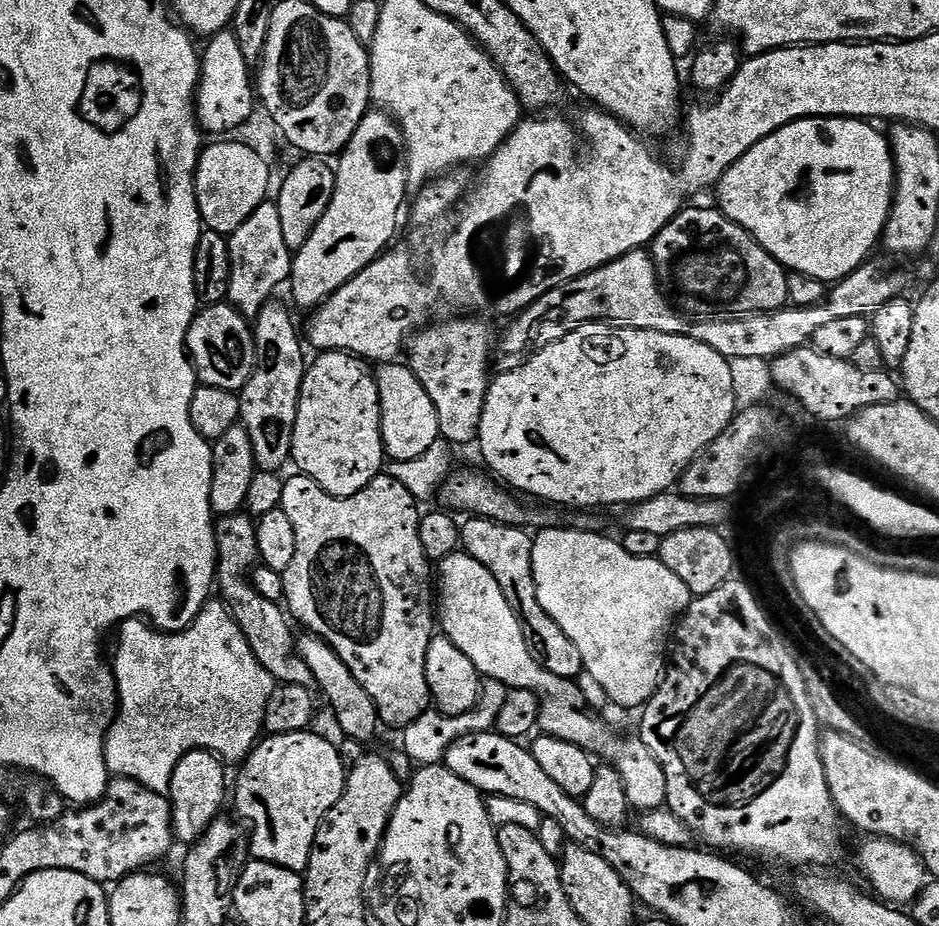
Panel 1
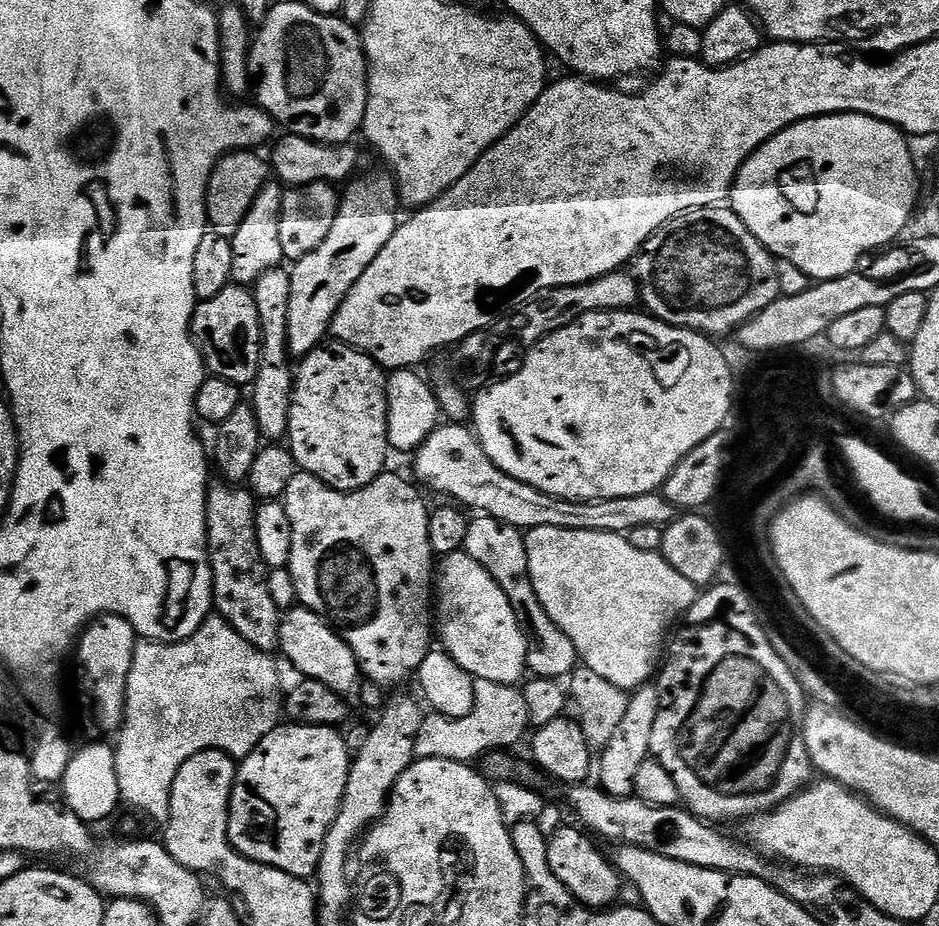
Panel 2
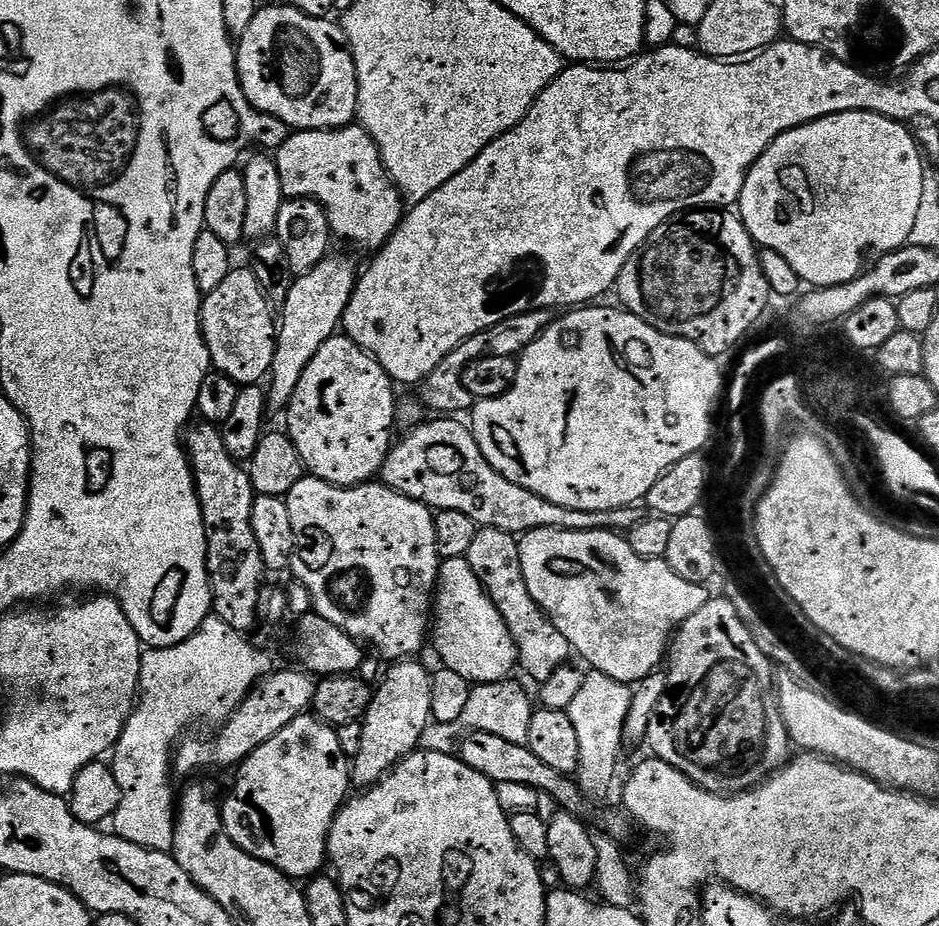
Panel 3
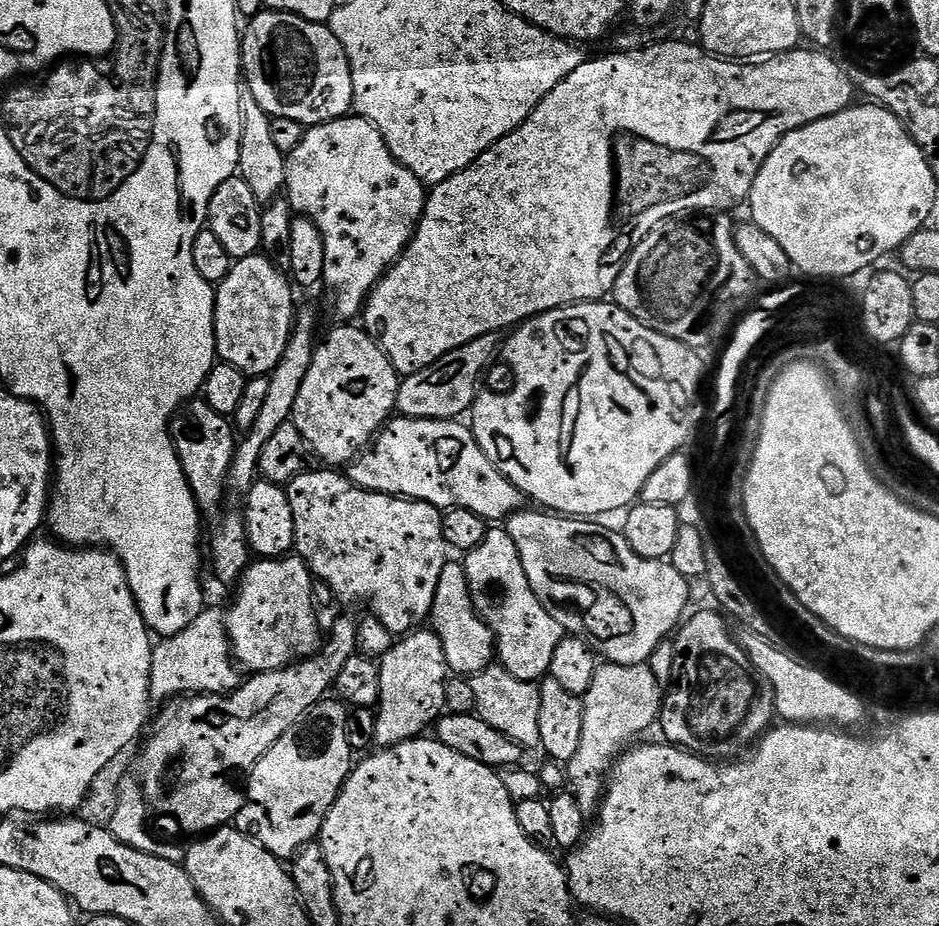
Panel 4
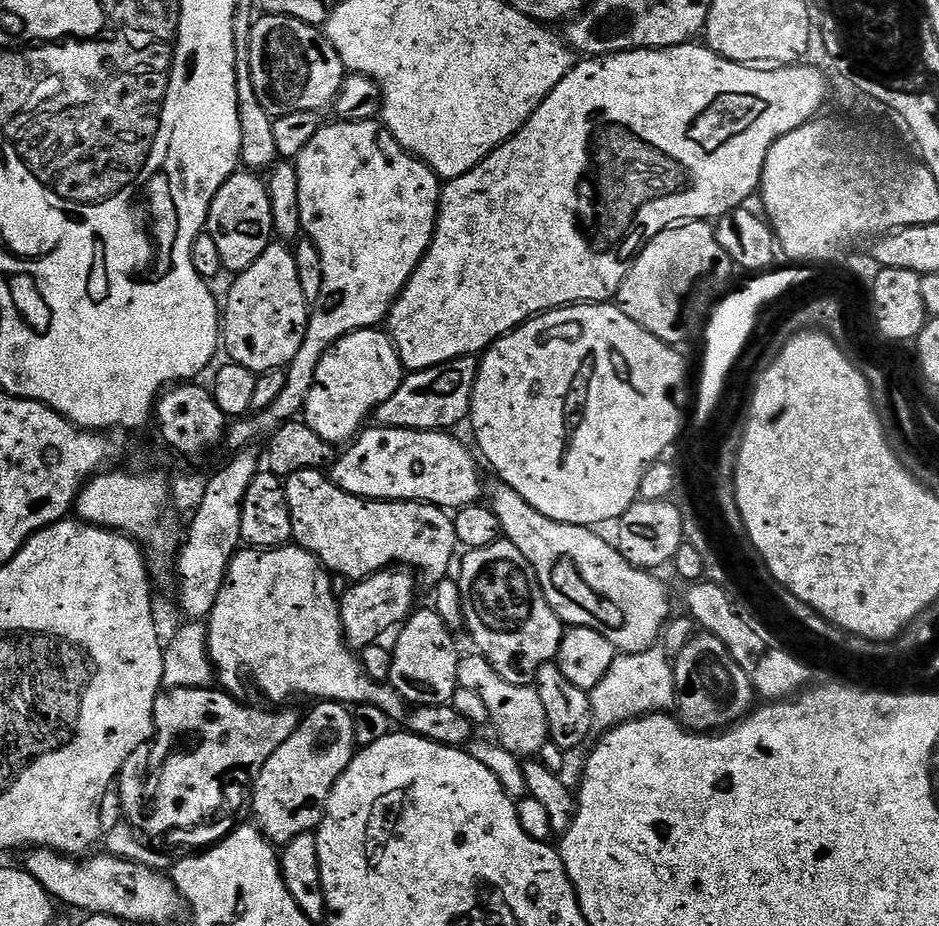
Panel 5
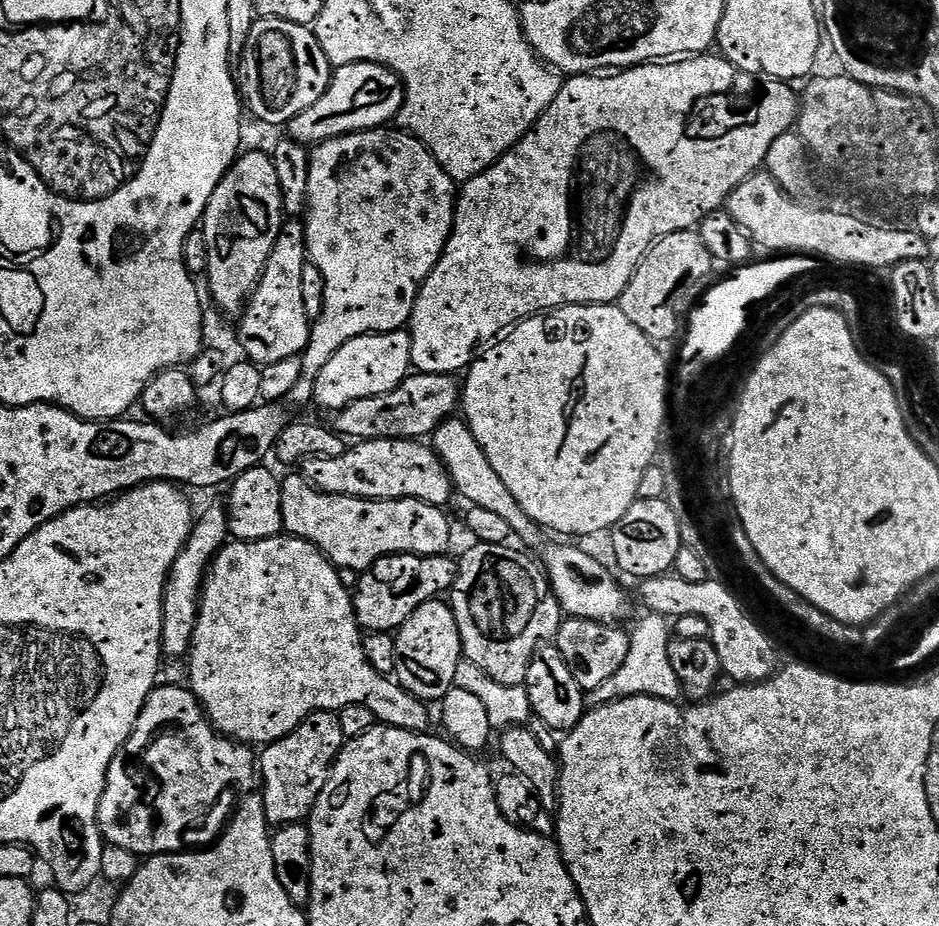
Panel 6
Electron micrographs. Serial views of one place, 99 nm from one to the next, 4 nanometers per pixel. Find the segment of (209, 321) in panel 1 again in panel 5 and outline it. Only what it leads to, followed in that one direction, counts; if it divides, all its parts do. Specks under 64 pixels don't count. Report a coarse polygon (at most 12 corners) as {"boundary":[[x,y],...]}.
{"boundary":[[273,242],[222,300],[227,359],[287,369],[310,301]]}

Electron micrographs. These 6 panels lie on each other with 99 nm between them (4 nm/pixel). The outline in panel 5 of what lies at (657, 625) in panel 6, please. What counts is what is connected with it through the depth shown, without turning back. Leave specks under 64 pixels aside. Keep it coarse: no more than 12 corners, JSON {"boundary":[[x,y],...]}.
{"boundary":[[663,647],[619,653],[589,693],[607,730],[675,705]]}

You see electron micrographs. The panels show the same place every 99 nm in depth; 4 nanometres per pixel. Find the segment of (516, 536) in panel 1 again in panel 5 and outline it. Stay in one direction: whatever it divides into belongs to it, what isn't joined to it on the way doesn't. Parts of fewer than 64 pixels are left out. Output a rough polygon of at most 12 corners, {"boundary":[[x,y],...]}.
{"boundary":[[503,538],[463,553],[463,627],[514,686],[566,631]]}

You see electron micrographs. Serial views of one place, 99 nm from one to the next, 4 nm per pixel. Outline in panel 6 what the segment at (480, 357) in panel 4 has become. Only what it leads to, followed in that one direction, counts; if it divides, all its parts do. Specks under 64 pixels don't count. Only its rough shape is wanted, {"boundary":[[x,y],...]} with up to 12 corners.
{"boundary":[[410,374],[331,417],[352,442],[420,440],[461,407],[455,375]]}

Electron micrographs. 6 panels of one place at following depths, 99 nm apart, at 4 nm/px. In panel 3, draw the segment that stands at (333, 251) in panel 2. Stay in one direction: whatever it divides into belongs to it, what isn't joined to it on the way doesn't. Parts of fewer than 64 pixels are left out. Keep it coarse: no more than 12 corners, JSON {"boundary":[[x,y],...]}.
{"boundary":[[325,256],[293,279],[266,384],[287,409],[310,358],[337,335],[355,262]]}

